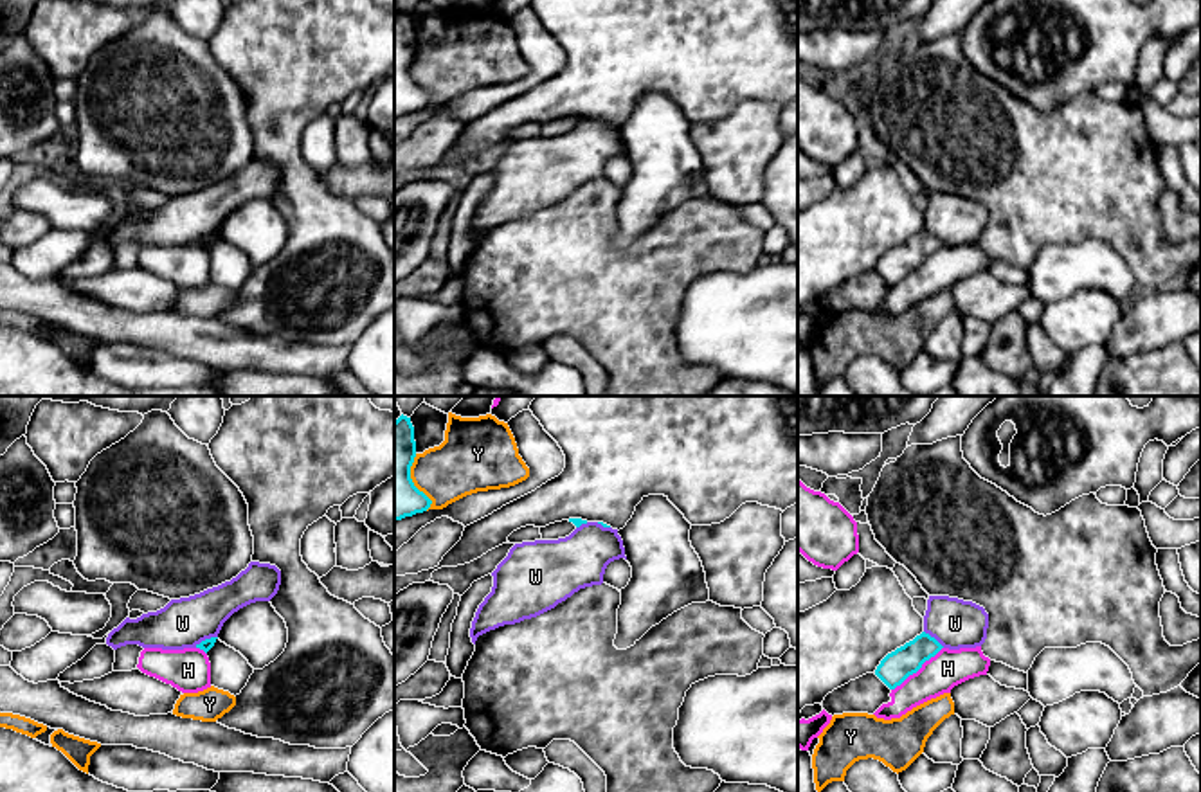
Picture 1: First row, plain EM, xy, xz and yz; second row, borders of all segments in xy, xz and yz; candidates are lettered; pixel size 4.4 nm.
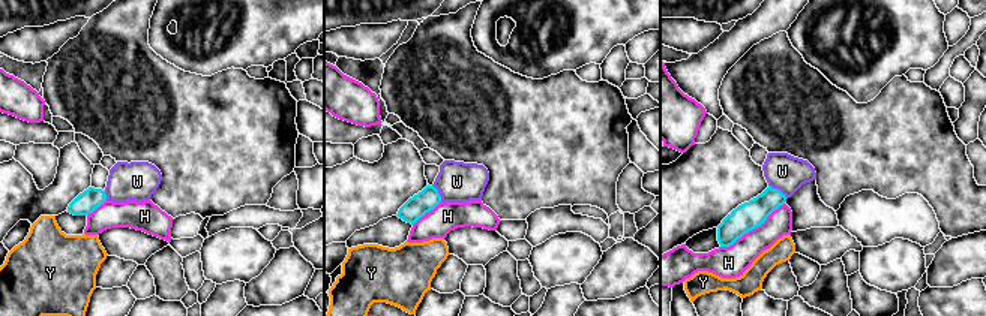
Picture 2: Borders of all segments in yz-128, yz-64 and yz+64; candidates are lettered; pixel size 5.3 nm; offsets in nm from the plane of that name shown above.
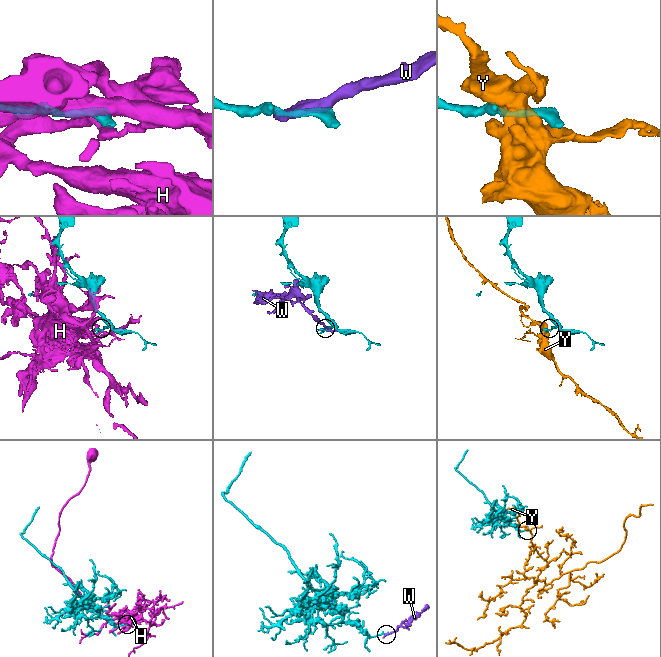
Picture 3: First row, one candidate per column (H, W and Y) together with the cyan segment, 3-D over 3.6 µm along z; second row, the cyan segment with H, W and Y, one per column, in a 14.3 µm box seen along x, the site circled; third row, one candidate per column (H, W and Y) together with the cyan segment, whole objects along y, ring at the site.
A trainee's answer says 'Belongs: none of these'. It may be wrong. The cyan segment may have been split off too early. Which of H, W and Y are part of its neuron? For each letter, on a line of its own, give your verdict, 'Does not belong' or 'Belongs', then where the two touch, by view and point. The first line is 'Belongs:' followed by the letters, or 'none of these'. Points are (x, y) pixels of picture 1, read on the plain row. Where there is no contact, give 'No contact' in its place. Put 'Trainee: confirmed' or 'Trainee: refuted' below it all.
Belongs: none of these
H: Does not belong. Touches cyan at yz (917, 267)
W: Does not belong. Touches cyan at yz (933, 234)
Y: Does not belong. Touches cyan at xz (413, 80)
Trainee: confirmed

